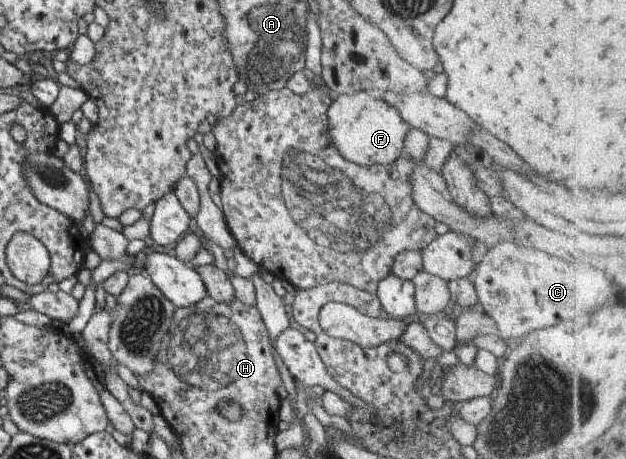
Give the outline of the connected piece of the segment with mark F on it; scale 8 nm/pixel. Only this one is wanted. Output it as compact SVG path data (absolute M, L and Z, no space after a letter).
M359 91L352 92L350 95L338 95L329 104L326 116L325 126L327 126L327 134L331 138L331 144L335 146L339 156L350 163L362 167L386 166L403 154L403 138L405 138L409 126L401 120L399 112L395 108L391 108L391 105L388 105L378 93Z

